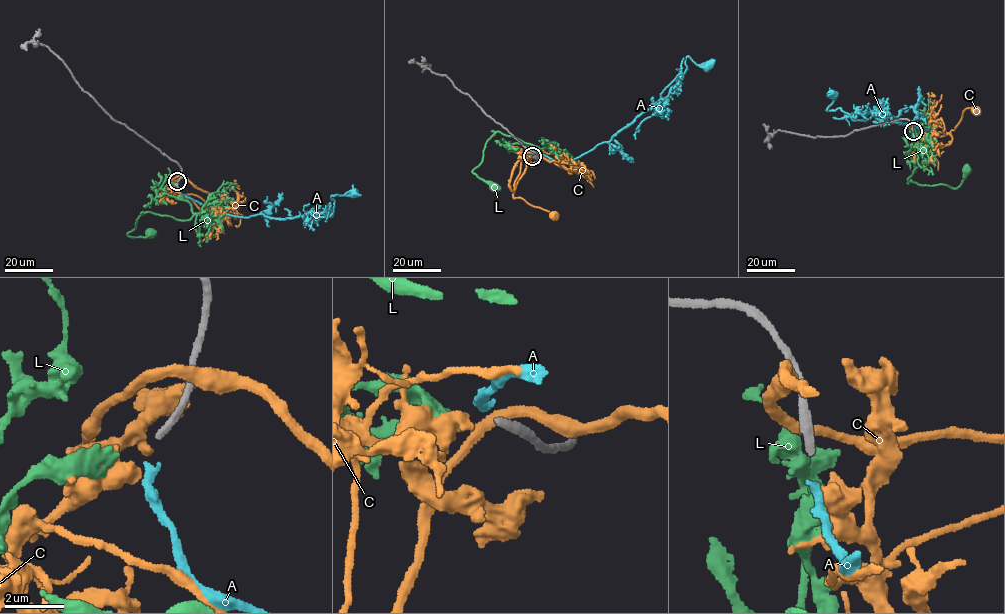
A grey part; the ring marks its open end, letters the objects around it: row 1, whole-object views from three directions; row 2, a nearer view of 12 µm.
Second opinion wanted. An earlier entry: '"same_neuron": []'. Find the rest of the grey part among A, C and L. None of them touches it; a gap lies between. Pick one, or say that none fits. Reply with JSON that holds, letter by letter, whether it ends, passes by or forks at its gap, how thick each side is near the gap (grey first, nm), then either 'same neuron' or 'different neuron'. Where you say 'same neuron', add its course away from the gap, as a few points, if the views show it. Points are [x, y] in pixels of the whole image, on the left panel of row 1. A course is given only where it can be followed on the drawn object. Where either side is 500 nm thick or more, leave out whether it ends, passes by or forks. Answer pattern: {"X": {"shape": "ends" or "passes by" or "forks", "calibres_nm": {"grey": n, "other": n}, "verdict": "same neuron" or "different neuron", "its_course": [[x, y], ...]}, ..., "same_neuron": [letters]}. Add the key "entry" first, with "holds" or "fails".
{"entry": "fails", "A": {"shape": "ends", "calibres_nm": {"grey": 240, "other": 280}, "verdict": "same neuron", "its_course": [[177, 183], [181, 194], [214, 210], [248, 217], [327, 217], [331, 196], [352, 193]]}, "C": {"calibres_nm": {"grey": 240, "other": 500}, "verdict": "different neuron"}, "L": {"shape": "ends", "calibres_nm": {"grey": 240, "other": 440}, "verdict": "different neuron"}, "same_neuron": ["A"]}

